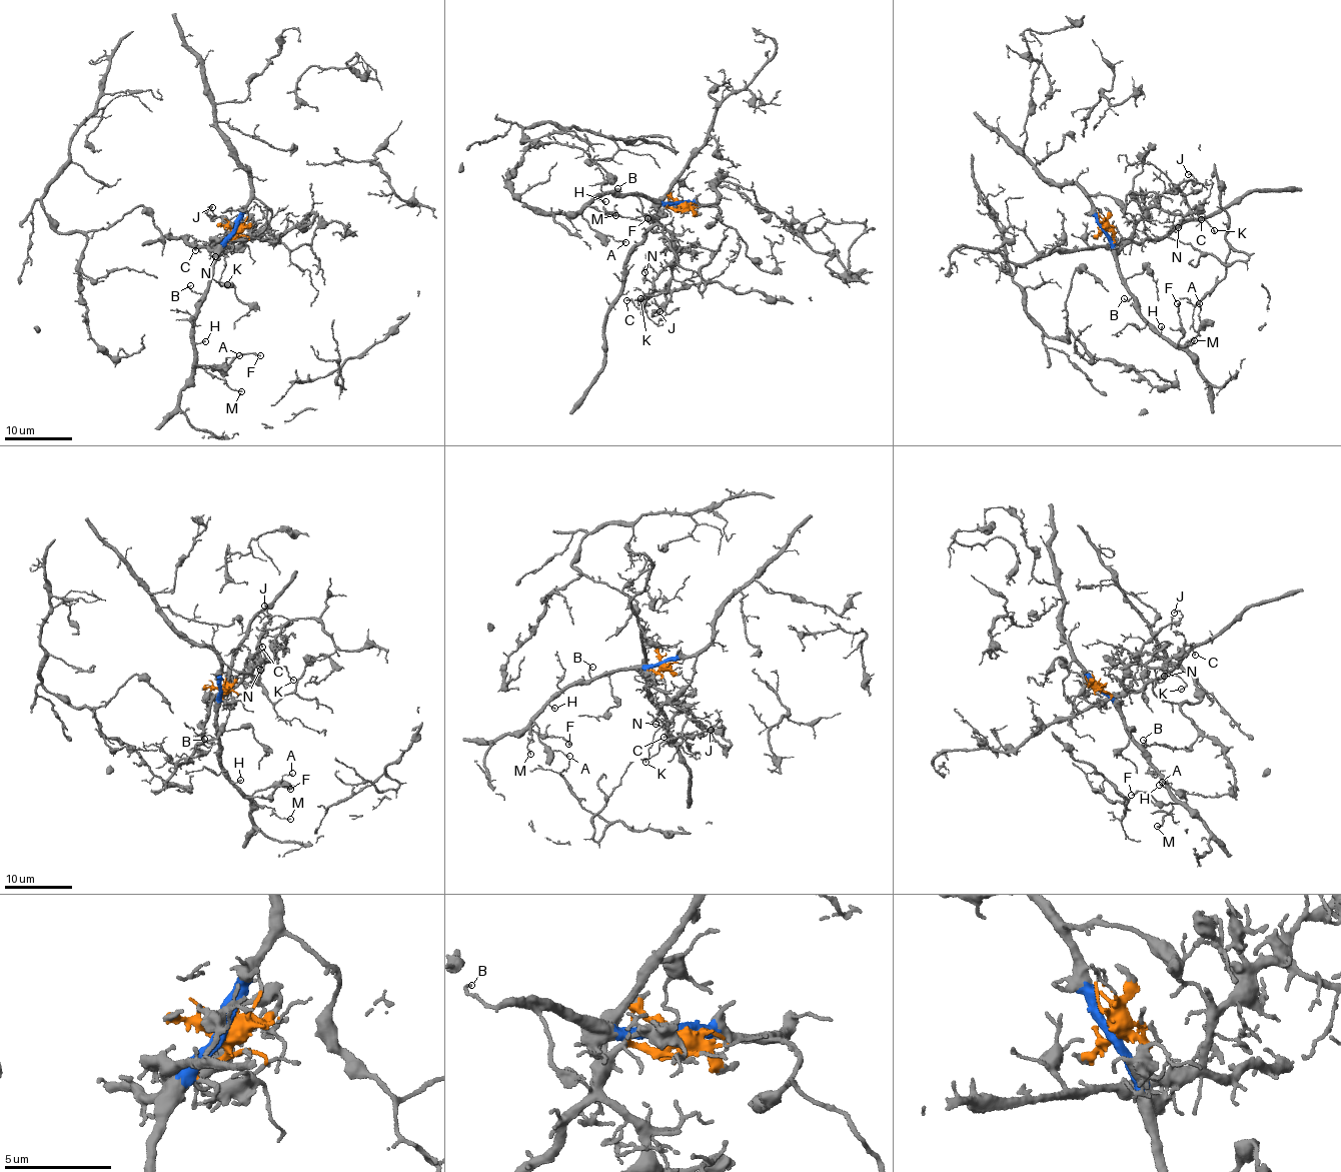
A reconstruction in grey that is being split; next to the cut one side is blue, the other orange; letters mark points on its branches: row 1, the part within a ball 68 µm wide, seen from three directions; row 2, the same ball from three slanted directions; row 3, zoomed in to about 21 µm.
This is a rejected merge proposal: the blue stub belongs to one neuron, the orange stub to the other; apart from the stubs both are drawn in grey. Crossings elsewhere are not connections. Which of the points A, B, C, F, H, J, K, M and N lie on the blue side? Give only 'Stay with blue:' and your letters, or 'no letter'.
Stay with blue: A, B, F, H, M

